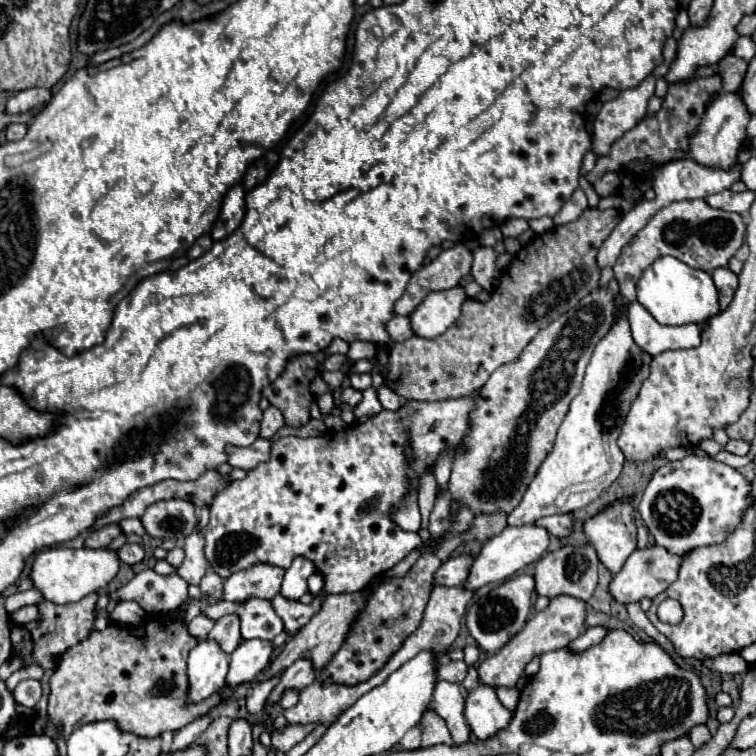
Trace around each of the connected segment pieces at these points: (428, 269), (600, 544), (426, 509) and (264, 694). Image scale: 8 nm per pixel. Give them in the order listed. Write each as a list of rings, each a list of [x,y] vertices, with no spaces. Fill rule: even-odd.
[[[462,244],[444,250],[430,264],[422,266],[416,274],[412,274],[404,296],[394,306],[394,312],[404,316],[412,314],[430,292],[456,286],[464,276],[470,274],[470,266],[472,266],[472,252]]]
[[[618,502],[604,512],[584,522],[584,532],[590,544],[596,548],[600,562],[618,574],[636,550],[636,524],[632,520],[632,506]]]
[[[428,472],[420,478],[420,490],[418,490],[418,505],[422,516],[421,528],[427,529],[428,516],[430,516],[434,501],[436,500],[436,492],[438,492],[438,484],[434,480],[434,474]]]
[[[278,672],[276,676],[272,676],[272,678],[264,680],[264,682],[258,682],[258,684],[252,688],[252,692],[248,694],[248,702],[246,702],[246,708],[248,708],[250,714],[258,714],[258,712],[264,708],[266,698],[268,698],[270,692],[276,688],[276,684],[280,682],[280,678],[282,678],[282,672]]]

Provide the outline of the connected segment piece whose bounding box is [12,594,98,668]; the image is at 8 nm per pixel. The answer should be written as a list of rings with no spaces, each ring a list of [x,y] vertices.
[[[88,594],[88,598],[82,598],[80,602],[72,602],[72,604],[54,604],[54,602],[46,600],[38,606],[42,620],[24,626],[26,636],[22,634],[22,626],[14,626],[12,644],[14,644],[16,652],[22,656],[24,666],[40,664],[42,668],[56,668],[56,660],[64,654],[64,650],[68,650],[70,646],[88,638],[88,634],[94,630],[92,622],[96,618],[96,614],[94,614],[96,600],[98,600],[96,594]]]

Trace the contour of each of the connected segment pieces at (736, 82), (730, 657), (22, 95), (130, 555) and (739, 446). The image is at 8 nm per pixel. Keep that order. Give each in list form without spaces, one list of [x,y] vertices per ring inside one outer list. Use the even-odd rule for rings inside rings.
[[[726,54],[720,60],[720,76],[724,78],[722,94],[728,92],[728,90],[738,90],[740,88],[742,80],[744,80],[744,74],[746,74],[746,68],[748,68],[748,64],[734,54]]]
[[[724,654],[714,660],[704,660],[702,664],[720,674],[744,674],[748,670],[748,662],[740,654]]]
[[[28,88],[28,90],[20,90],[16,92],[8,104],[6,104],[6,114],[24,114],[30,112],[42,104],[46,104],[52,98],[50,90],[46,88]]]
[[[126,542],[120,550],[118,550],[118,556],[124,564],[128,566],[134,566],[134,564],[140,564],[144,560],[144,550],[138,546],[138,544],[130,544]]]
[[[730,440],[726,450],[732,452],[732,454],[738,454],[738,456],[746,456],[750,452],[750,444],[744,442],[744,440]]]

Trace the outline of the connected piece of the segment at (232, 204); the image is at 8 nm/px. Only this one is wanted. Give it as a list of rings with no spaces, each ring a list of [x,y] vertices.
[[[236,184],[232,186],[232,190],[228,190],[224,202],[222,202],[222,212],[218,216],[218,220],[214,222],[212,228],[212,238],[220,240],[226,238],[228,234],[232,234],[232,230],[236,230],[246,214],[246,204],[244,204],[244,186]]]

